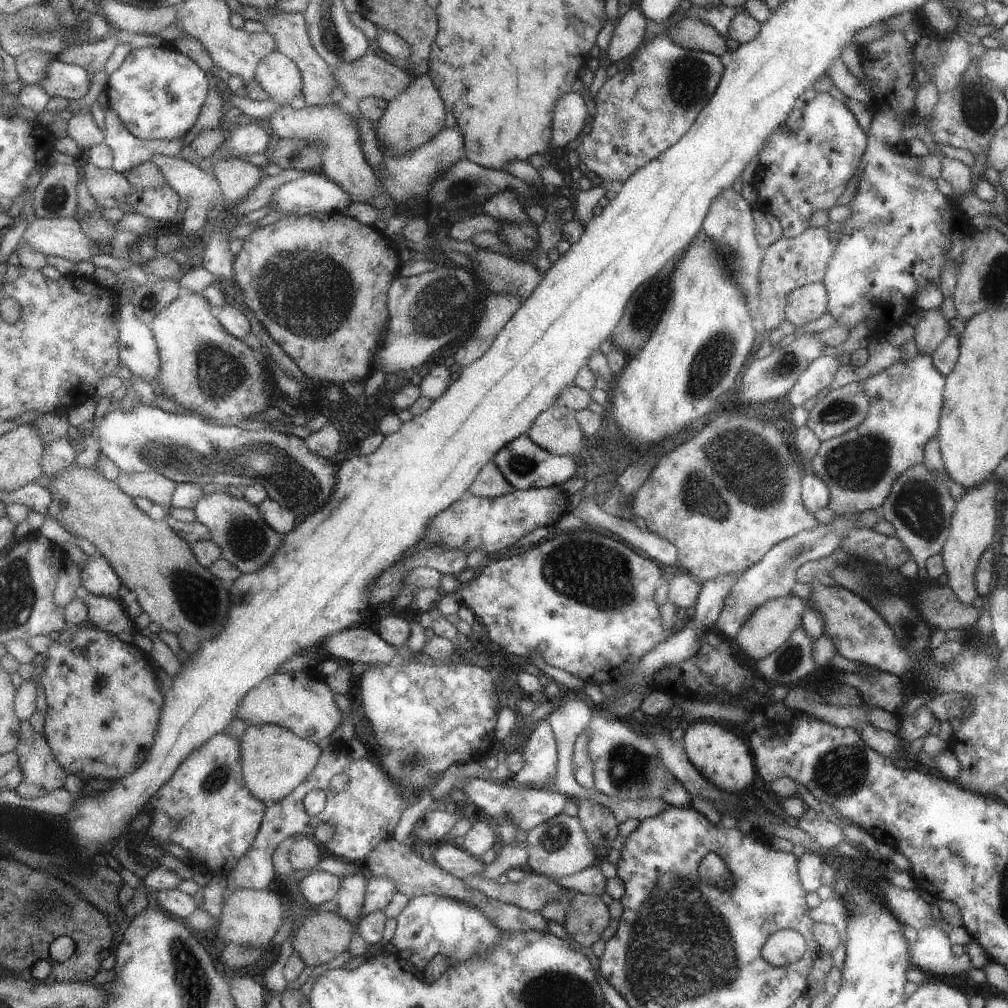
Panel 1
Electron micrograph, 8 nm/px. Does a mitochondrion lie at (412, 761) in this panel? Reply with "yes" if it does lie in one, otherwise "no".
yes

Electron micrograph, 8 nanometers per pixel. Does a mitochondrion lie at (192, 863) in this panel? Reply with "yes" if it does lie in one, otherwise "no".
no

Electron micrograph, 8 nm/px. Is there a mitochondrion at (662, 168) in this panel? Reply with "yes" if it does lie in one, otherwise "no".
no

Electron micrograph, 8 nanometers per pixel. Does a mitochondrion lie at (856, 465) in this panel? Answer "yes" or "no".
yes

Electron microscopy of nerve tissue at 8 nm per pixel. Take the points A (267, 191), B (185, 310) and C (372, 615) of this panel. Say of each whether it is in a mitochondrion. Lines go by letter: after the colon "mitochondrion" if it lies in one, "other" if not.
A: other
B: other
C: other

